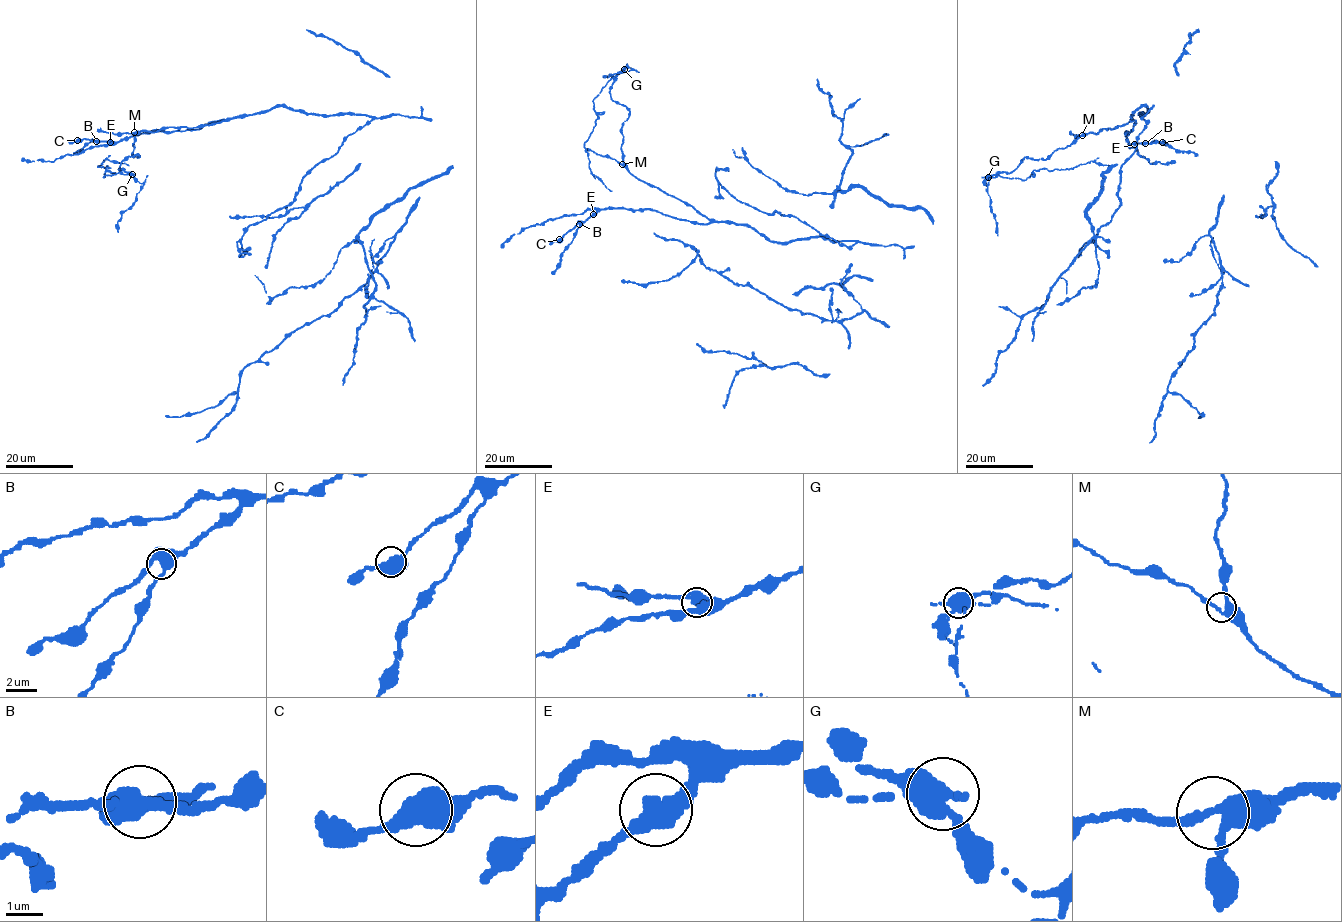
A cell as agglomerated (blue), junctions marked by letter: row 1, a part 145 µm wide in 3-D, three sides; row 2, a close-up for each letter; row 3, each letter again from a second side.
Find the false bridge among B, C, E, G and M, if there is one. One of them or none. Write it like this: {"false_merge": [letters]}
{"false_merge": ["G"]}

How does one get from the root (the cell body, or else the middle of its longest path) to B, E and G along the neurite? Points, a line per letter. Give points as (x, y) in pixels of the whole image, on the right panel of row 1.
B: (1109, 223), (1120, 205), (1120, 168), (1147, 124), (1141, 106), (1125, 133), (1128, 143), (1145, 143)
E: (1109, 223), (1120, 205), (1120, 168), (1147, 124), (1138, 115), (1145, 106), (1125, 133), (1134, 144)
G: (1109, 223), (1145, 106), (1128, 123), (988, 177)

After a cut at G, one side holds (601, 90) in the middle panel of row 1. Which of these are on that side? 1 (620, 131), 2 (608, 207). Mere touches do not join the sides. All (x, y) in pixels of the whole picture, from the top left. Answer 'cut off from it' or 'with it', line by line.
1: cut off from it
2: cut off from it

